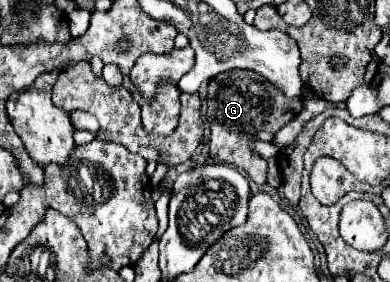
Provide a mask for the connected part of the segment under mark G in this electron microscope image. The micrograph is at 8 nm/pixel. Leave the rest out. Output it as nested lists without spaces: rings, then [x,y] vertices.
[[[232,70],[216,74],[208,84],[208,122],[210,122],[210,156],[230,162],[256,184],[266,182],[266,160],[252,154],[248,144],[254,140],[272,142],[274,134],[302,110],[302,100],[288,100],[276,86],[252,74],[252,70]]]

